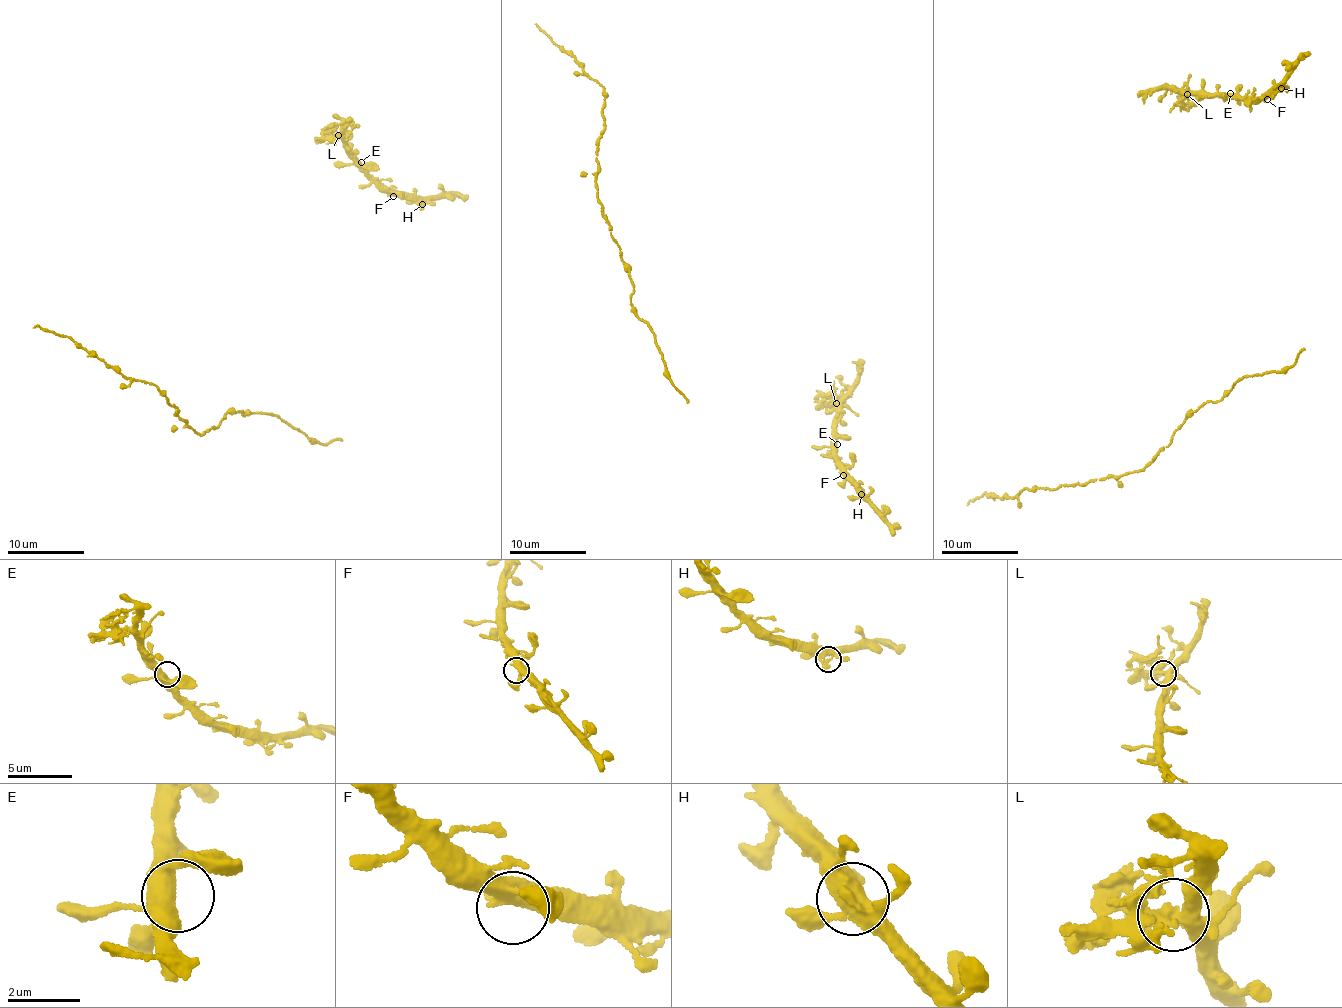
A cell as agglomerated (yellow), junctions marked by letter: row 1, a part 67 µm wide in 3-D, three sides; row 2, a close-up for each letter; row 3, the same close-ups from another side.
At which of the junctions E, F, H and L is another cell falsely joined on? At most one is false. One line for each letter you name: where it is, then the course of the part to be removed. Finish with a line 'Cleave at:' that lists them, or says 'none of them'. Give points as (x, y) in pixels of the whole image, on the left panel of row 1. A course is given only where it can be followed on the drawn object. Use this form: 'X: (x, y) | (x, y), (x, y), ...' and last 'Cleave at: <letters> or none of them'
L: (338, 135)
Cleave at: L

